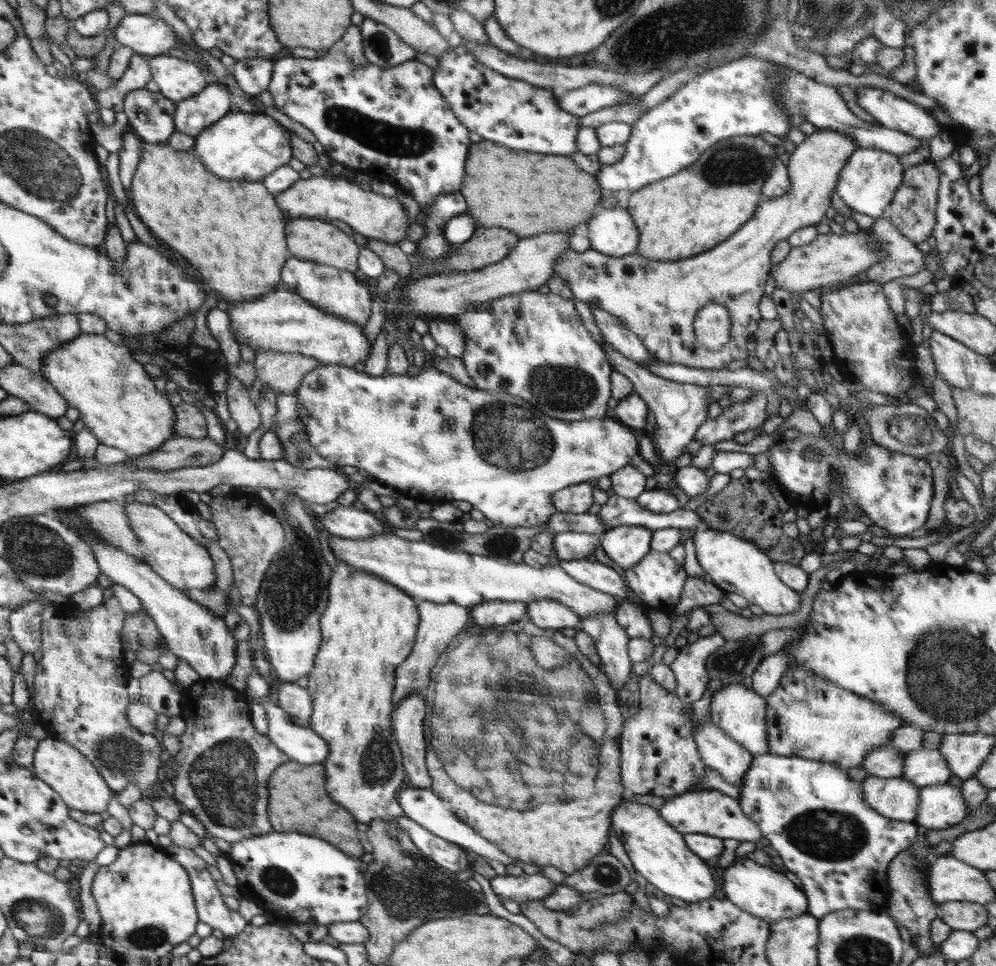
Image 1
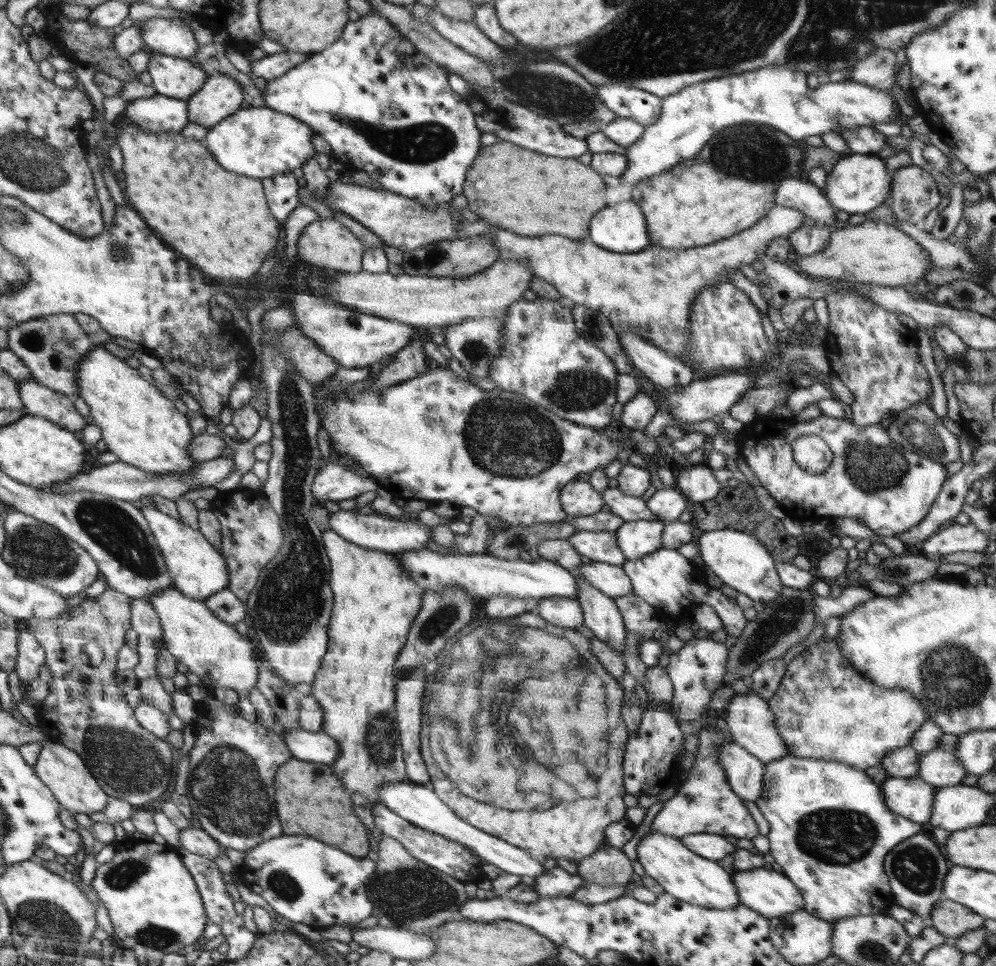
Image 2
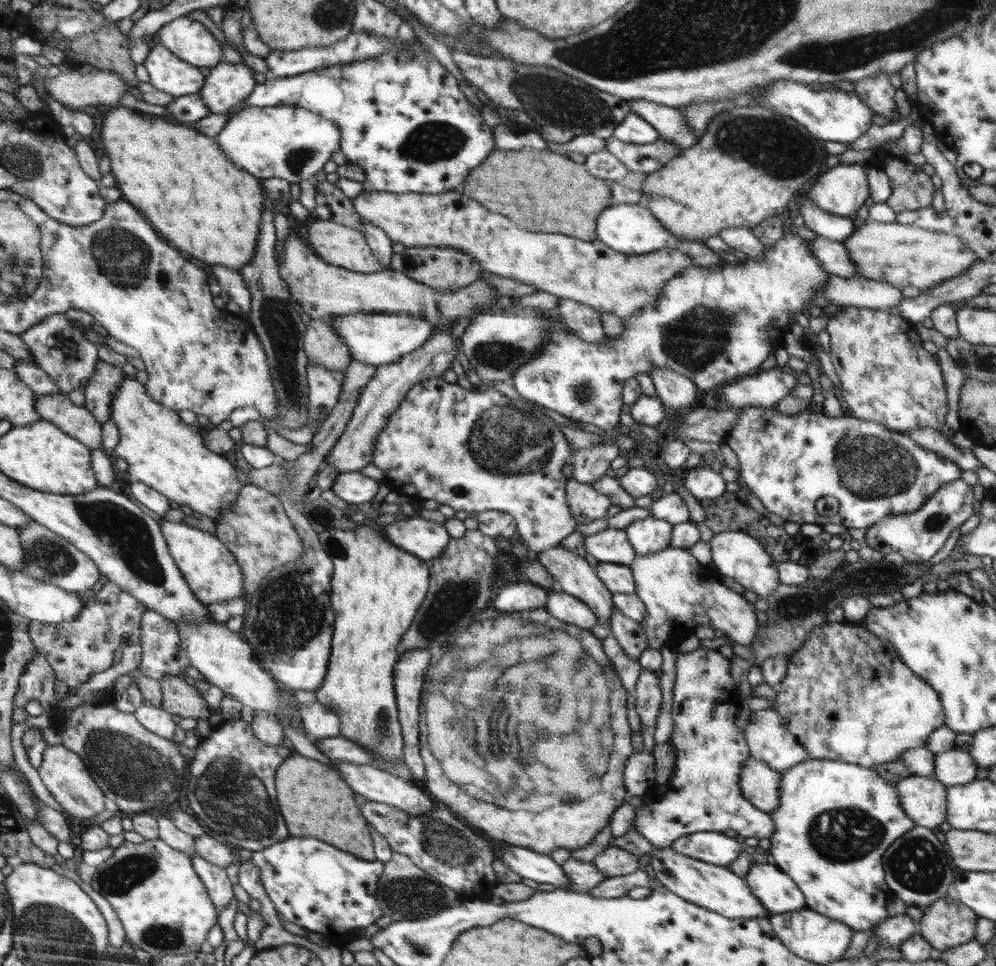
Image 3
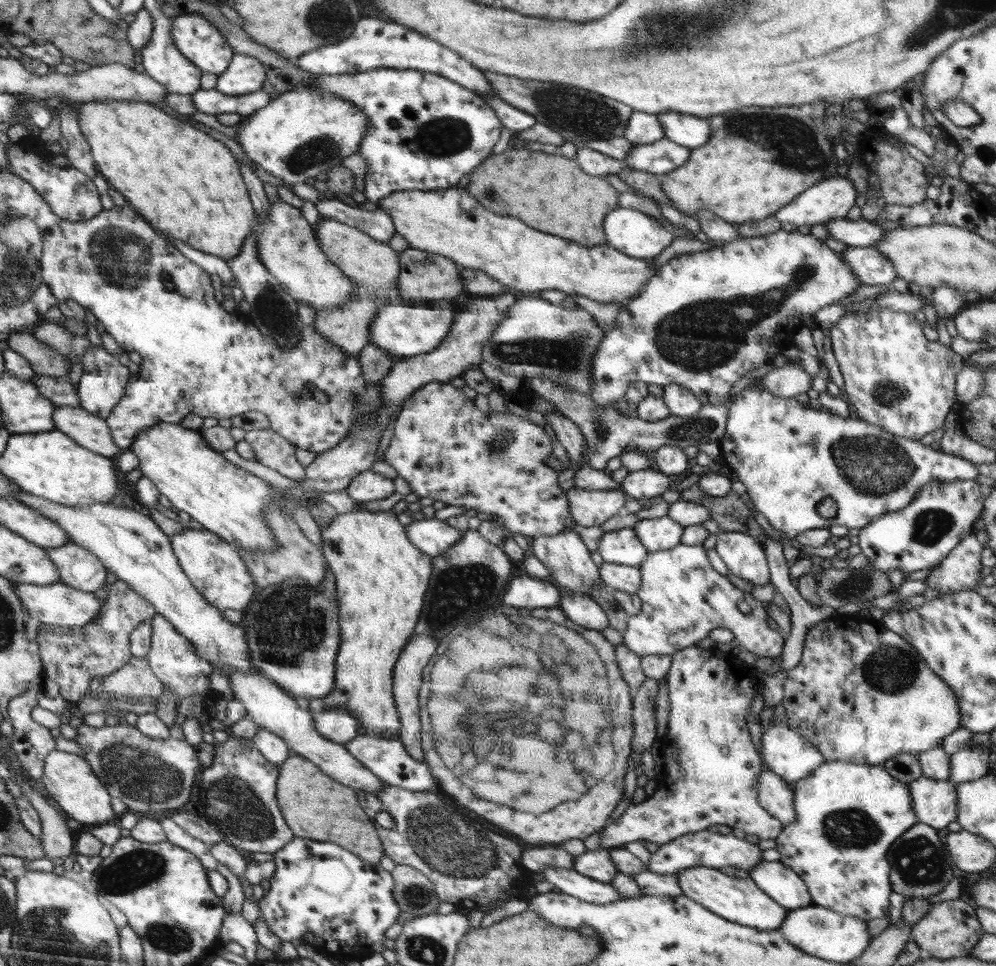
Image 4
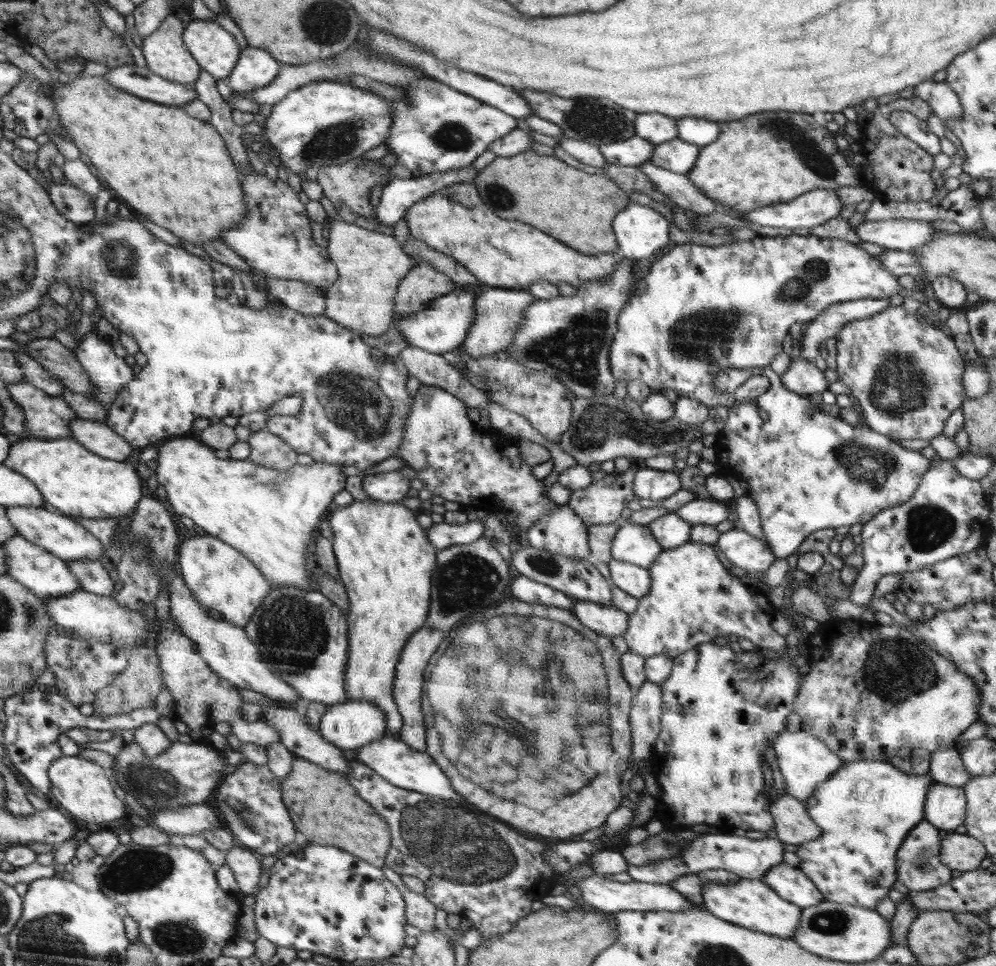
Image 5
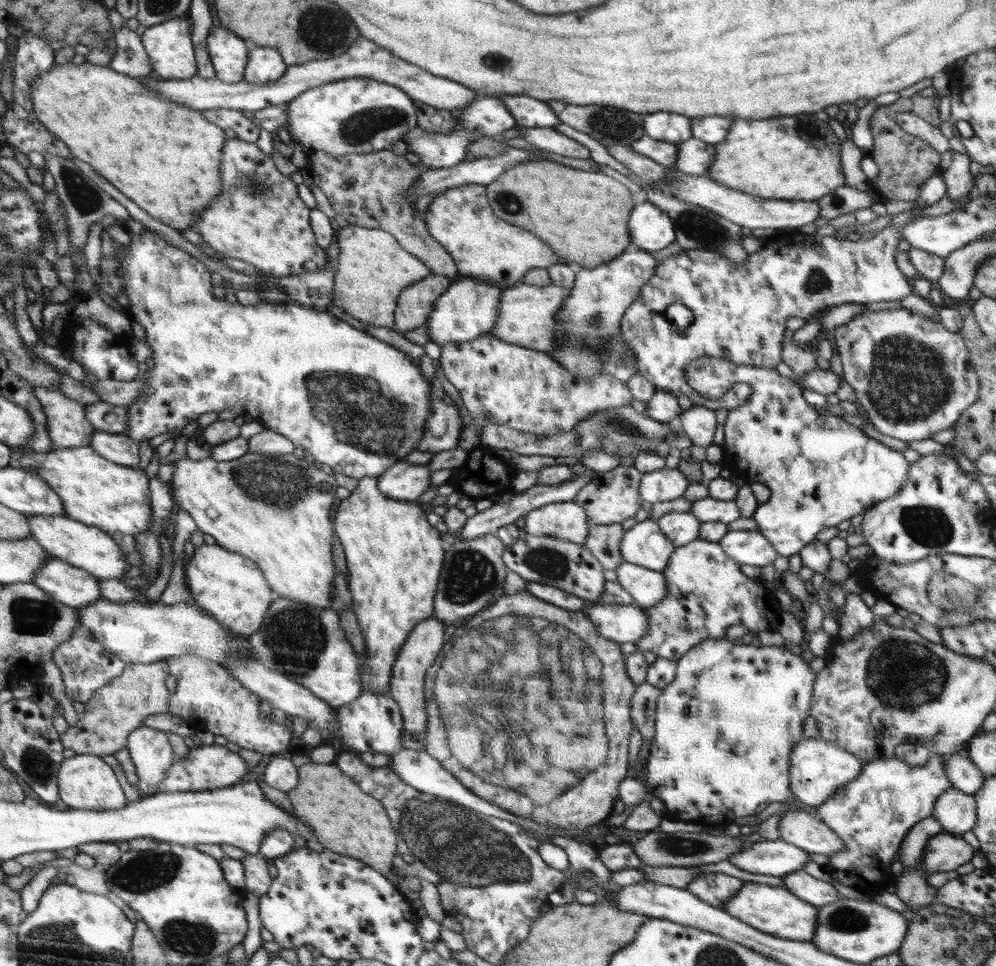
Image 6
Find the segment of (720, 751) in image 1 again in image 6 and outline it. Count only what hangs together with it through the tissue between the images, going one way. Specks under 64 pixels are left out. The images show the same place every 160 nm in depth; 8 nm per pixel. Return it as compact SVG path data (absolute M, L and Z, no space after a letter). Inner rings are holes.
M806 810L786 811L778 828L780 839L806 850L808 853L839 853L845 846L838 835L820 819Z

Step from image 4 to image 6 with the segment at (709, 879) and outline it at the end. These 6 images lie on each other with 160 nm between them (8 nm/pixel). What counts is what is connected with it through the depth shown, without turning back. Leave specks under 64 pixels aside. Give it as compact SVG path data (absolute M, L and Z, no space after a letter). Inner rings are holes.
M746 882L729 901L725 902L723 909L748 926L778 938L811 942L817 925L817 907L800 900L783 886Z

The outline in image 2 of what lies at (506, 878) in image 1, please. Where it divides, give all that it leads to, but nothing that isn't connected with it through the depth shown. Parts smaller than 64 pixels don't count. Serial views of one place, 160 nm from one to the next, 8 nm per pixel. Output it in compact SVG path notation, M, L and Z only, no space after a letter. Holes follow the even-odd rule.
M557 865L547 870L547 873L535 876L533 889L539 896L568 897L584 883L579 874L570 874Z

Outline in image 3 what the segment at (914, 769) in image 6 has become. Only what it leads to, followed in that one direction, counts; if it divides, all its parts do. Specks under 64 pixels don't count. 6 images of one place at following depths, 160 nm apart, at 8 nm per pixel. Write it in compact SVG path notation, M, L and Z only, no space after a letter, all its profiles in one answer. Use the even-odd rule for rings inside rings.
M808 759L791 766L788 770L781 773L779 798L780 806L769 813L775 824L774 832L770 837L771 847L769 848L769 854L772 854L774 857L776 866L782 872L788 874L803 892L806 907L815 910L818 914L822 914L822 916L843 922L855 931L868 932L868 930L872 930L878 923L890 917L888 911L886 911L887 902L890 900L888 898L890 888L885 881L885 872L881 858L885 850L897 838L900 838L905 832L912 830L916 825L911 818L906 816L906 813L900 807L900 796L896 788L896 783L886 782L874 768L866 768L865 766L855 765L854 763L830 759Z

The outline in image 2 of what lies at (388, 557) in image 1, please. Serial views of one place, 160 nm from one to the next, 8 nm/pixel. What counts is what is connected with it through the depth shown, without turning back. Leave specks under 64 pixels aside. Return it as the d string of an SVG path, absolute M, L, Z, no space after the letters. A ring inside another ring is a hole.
M412 550L397 554L402 569L422 587L422 591L444 591L446 587L466 589L472 597L491 598L508 595L517 598L546 599L565 597L577 600L578 585L574 572L558 563L535 557L534 562L504 560L488 554L452 554L444 556L430 550Z

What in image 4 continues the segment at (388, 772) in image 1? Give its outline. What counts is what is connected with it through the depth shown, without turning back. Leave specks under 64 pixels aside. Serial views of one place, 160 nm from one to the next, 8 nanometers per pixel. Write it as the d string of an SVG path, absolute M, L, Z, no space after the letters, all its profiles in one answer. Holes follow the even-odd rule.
M354 509L338 514L322 531L320 550L336 578L342 630L334 686L325 697L309 699L310 712L347 710L360 723L362 735L398 739L401 717L393 697L393 671L428 595L432 558L410 543L390 511Z

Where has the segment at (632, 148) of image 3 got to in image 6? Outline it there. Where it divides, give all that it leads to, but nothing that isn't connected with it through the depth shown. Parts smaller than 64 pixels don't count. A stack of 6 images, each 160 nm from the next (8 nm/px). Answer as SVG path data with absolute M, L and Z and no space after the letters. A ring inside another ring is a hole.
M690 137L678 144L673 168L690 175L704 175L715 155L715 145Z

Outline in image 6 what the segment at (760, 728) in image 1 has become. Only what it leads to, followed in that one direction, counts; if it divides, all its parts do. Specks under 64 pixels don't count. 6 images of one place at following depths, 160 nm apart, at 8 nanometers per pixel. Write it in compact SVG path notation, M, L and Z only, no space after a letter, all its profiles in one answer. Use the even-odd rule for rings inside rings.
M802 737L793 746L789 760L789 789L802 804L818 807L830 800L838 787L858 777L865 761L822 738Z

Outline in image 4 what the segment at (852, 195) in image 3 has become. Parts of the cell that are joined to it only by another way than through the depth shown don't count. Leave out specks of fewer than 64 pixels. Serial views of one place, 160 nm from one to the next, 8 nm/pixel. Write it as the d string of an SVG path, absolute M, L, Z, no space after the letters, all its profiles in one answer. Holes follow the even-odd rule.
M843 172L836 178L816 182L775 212L774 216L781 223L789 222L797 227L844 219L855 206L856 193L854 184Z

